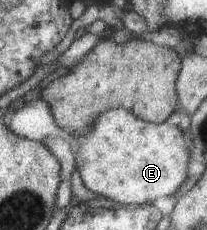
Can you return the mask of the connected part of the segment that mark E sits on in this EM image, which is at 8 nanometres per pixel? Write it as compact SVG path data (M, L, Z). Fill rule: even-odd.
M125 107L106 111L104 115L100 114L100 119L96 119L90 134L74 137L79 144L78 152L75 155L82 182L87 189L98 196L110 198L122 206L152 204L152 201L156 201L158 197L174 195L182 187L182 183L188 179L191 146L186 147L184 132L176 125L175 120L164 123L144 121Z

